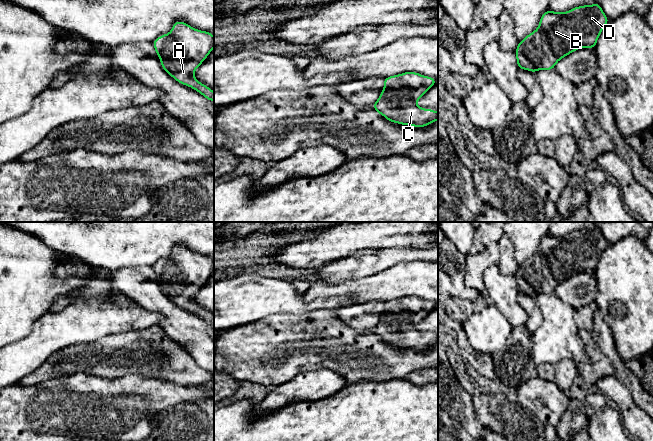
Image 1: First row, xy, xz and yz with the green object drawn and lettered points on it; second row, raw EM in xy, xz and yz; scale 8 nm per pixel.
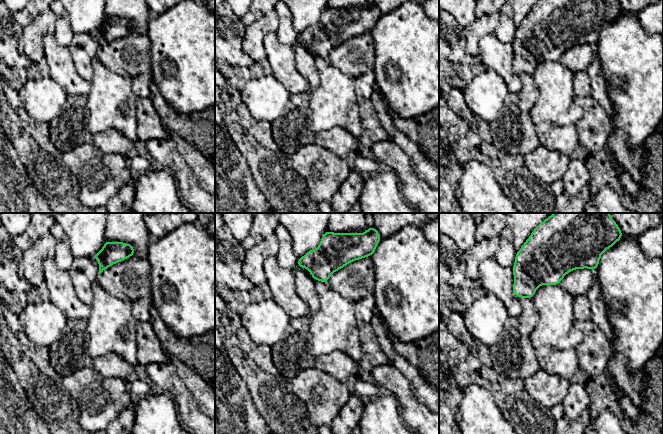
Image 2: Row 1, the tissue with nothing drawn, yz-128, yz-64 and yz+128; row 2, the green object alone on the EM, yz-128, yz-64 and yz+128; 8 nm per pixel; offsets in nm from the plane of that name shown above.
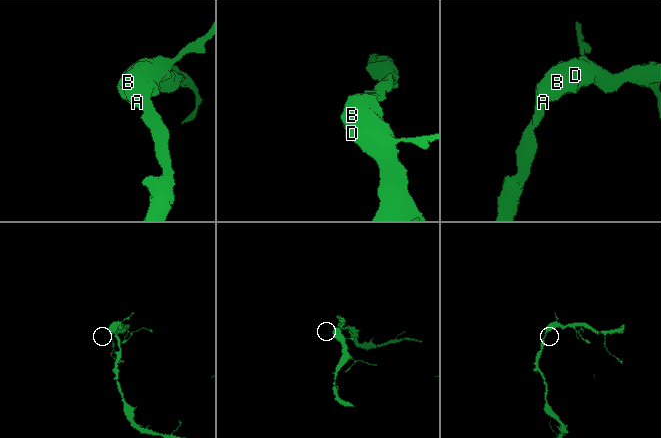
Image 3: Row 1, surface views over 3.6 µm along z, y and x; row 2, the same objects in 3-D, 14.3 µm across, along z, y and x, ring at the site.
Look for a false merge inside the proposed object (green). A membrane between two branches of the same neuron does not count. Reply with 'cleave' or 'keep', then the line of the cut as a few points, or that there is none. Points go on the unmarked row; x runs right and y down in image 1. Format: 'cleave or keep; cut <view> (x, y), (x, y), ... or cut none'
keep; cut none

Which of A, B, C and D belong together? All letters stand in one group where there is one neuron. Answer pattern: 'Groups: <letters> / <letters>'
Groups: A B C D

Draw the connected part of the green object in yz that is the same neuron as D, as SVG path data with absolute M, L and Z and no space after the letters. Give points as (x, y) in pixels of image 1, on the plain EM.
M598 227L574 231L567 236L546 235L540 243L538 252L519 265L515 274L518 293L537 296L540 293L554 293L556 287L581 272L595 272L603 251L609 246Z

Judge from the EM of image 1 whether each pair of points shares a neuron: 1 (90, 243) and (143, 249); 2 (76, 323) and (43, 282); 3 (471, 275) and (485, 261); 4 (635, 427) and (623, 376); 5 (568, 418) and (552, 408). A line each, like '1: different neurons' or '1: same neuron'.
1: same neuron
2: different neurons
3: same neuron
4: different neurons
5: different neurons

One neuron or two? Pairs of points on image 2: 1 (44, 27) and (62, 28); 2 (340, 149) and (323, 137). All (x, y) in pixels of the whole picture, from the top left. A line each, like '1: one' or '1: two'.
1: two
2: one

